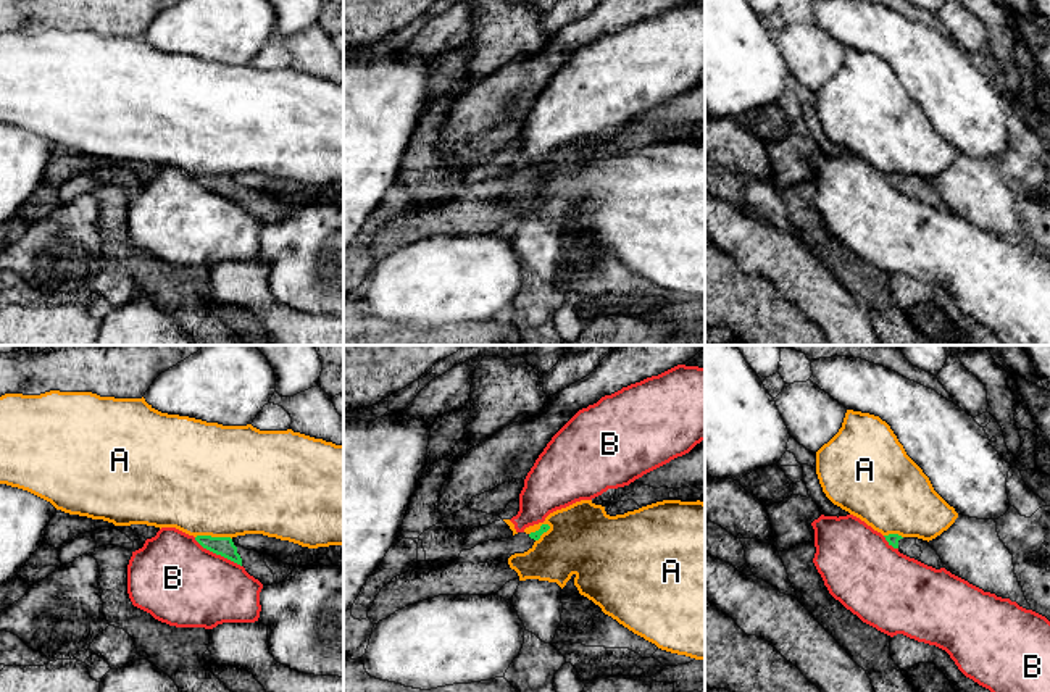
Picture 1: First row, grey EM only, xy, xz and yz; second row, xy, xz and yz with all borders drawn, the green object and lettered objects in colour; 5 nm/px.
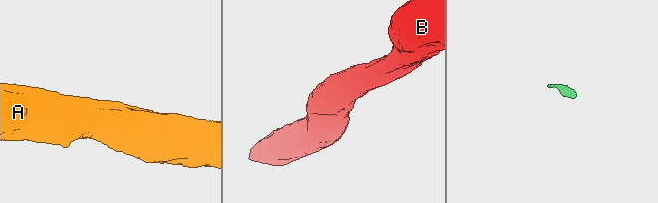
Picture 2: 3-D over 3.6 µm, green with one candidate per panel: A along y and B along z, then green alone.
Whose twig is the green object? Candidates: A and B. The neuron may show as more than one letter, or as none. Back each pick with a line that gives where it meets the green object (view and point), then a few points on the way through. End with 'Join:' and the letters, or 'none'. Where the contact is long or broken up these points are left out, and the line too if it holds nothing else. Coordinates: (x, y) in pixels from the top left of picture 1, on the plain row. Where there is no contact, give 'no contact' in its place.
Join: none

